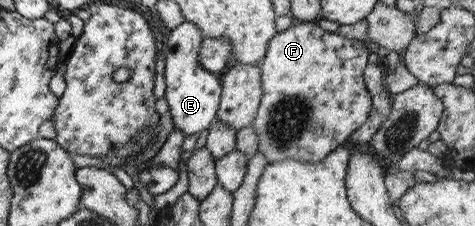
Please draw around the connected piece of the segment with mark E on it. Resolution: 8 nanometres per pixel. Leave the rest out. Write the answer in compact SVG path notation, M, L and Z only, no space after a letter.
M183 21L179 26L172 28L163 46L165 57L165 88L164 97L167 102L167 110L173 122L173 128L181 130L183 136L199 134L209 128L211 120L216 117L219 106L221 86L219 75L202 70L199 66L199 43L203 36L195 28L195 24Z

